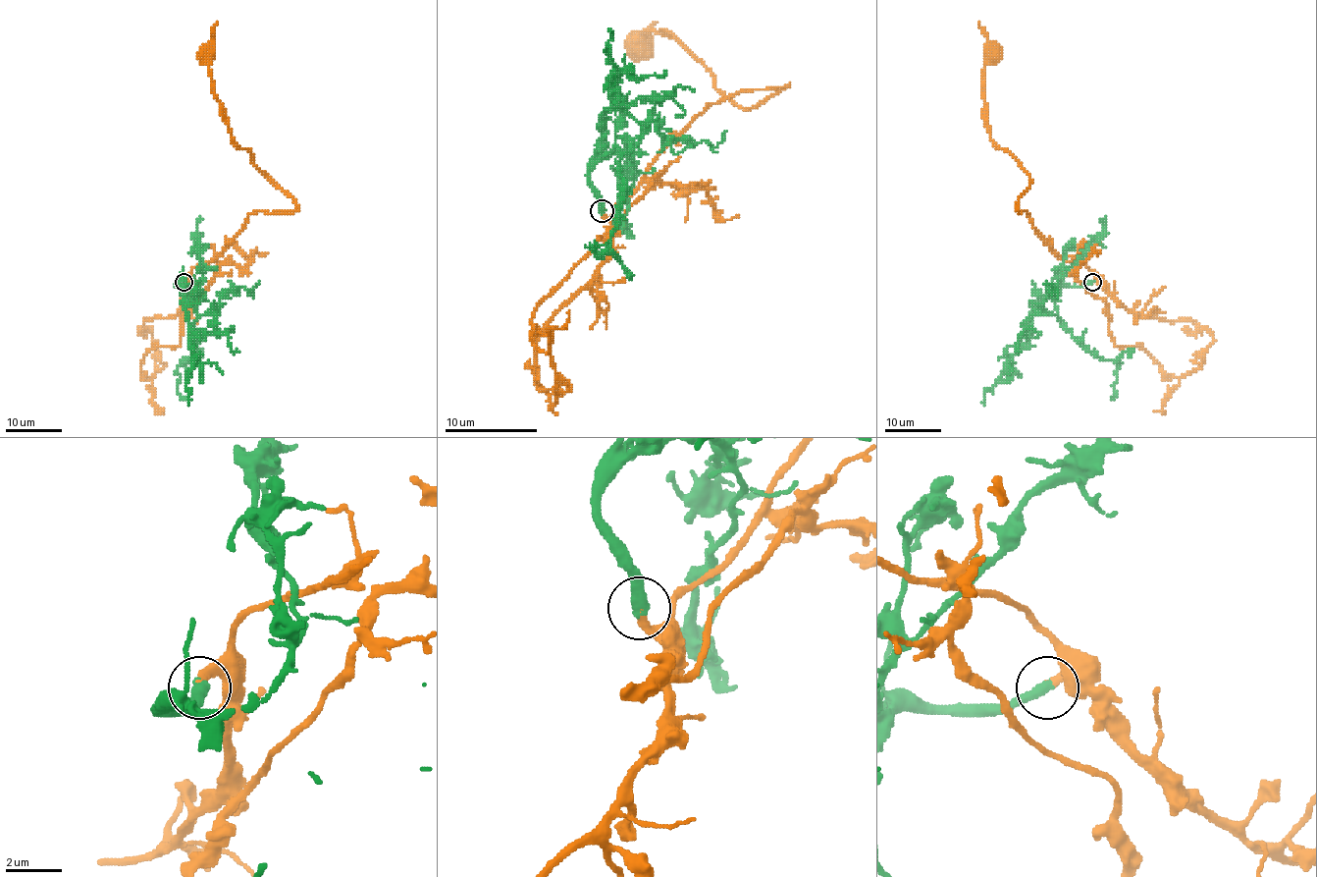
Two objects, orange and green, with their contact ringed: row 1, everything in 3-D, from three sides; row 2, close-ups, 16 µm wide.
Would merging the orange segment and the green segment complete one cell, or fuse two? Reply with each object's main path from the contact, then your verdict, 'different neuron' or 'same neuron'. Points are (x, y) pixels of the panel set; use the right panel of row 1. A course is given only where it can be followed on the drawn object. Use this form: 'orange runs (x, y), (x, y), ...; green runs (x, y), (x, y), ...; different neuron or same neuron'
orange runs (1092, 282), (1095, 273), (1061, 259), (1016, 208), (1030, 176), (990, 137), (983, 76), (995, 55); green runs (1092, 282), (1064, 286), (1054, 304), (1063, 325), (1076, 340), (1103, 359), (1118, 363), (1112, 396); same neuron

